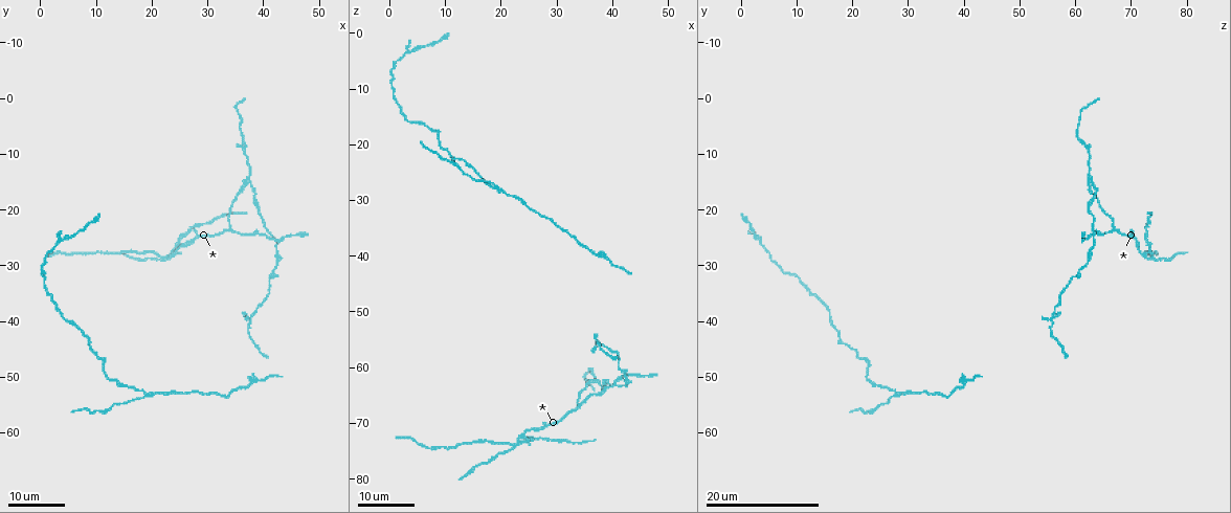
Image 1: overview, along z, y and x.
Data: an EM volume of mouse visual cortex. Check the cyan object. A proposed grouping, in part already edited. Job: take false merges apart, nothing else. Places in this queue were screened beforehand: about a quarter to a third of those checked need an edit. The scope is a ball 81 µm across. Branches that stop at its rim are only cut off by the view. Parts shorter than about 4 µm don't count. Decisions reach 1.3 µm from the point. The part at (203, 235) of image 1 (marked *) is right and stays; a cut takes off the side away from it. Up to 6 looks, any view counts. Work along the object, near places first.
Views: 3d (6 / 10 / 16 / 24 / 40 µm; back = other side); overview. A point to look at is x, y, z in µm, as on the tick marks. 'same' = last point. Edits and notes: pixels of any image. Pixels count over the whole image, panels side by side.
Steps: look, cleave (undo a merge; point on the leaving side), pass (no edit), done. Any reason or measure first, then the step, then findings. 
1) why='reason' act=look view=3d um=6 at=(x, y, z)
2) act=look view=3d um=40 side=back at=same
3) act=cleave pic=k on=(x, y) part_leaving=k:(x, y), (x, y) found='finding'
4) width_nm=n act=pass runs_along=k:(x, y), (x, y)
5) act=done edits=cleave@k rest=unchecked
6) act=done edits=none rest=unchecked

why='looks like a crossing' act=look view=3d um=16 at=(22.5, 28.0, 73.5)

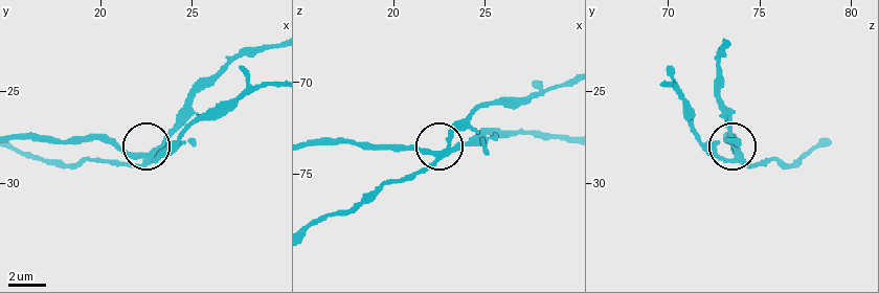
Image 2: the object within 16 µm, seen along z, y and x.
act=look view=3d um=10 at=(22.9, 28.2, 73.8)

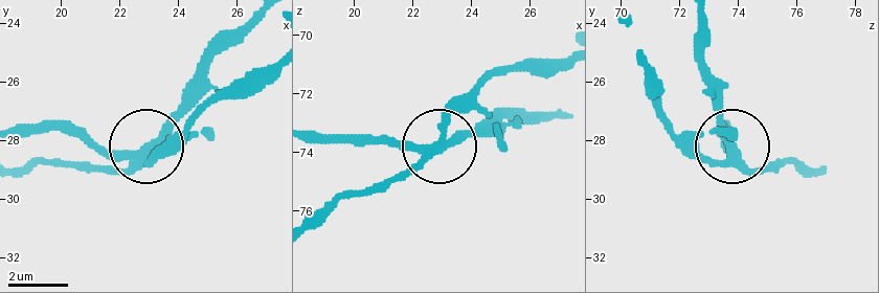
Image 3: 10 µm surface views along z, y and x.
act=look view=3d um=10 side=back at=(22.9, 28.3, 73.8)

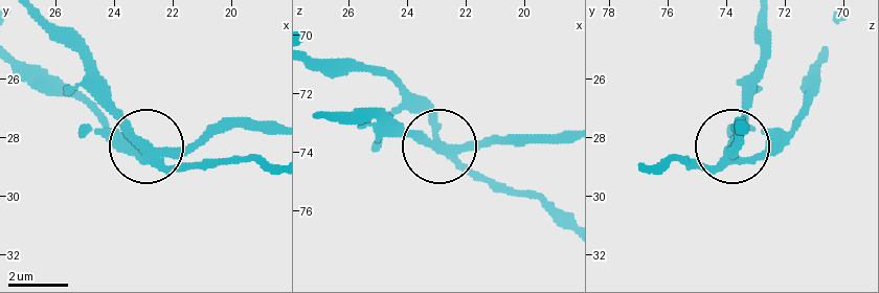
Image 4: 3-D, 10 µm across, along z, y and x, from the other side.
act=cleave pic=4 on=(197, 143) part_leaving=4:(151, 155), (79, 89) found='two neurons meet here'

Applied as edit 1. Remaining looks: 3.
act=look view=overview

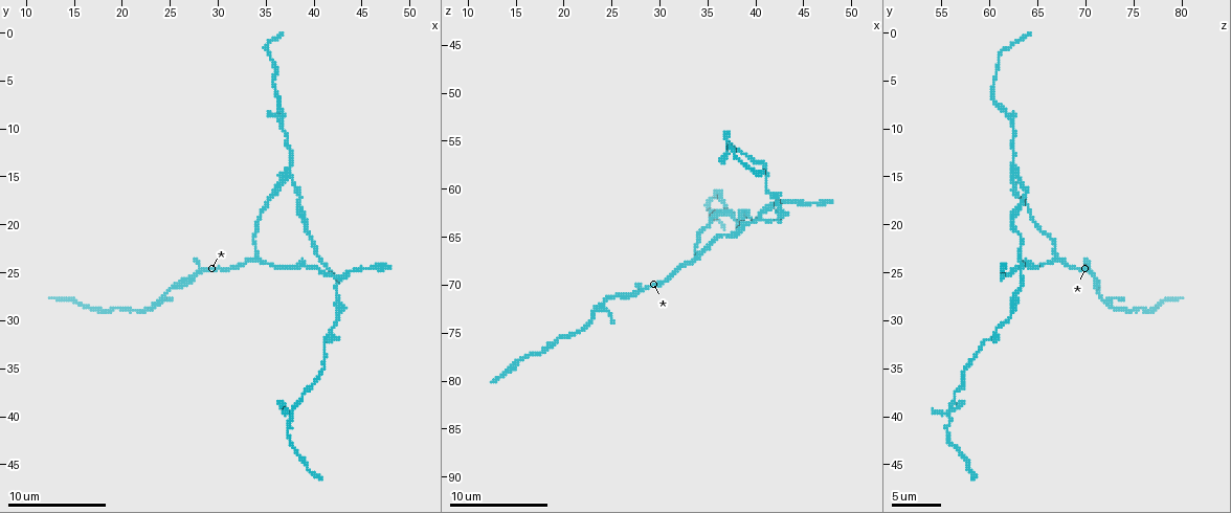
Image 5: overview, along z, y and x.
why='side arm on a straight run' act=look view=3d um=10 at=(28.0, 25.0, 70.4)

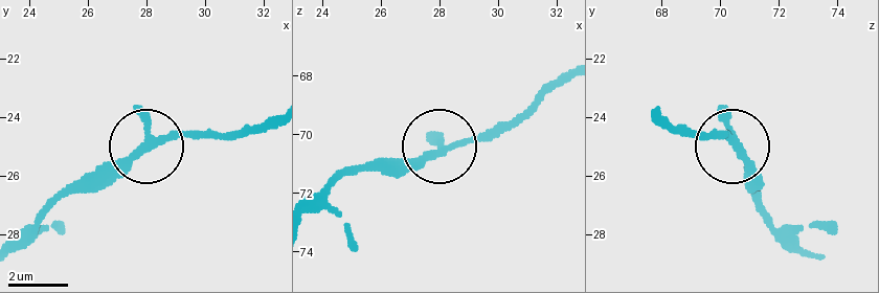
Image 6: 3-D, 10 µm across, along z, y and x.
act=pass runs_along=6:(475, 134), (390, 166) found='continuous, no second neuron'

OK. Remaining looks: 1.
why='three-way junction' act=look view=3d um=6 at=(34.0, 23.6, 66.6)

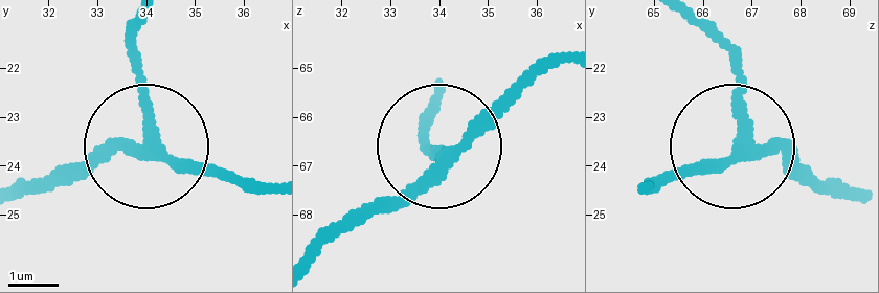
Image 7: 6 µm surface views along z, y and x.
width_nm=230 act=pass found='all the same neuron'

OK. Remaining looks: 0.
act=done edits=cleave@4 rest=unchecked

